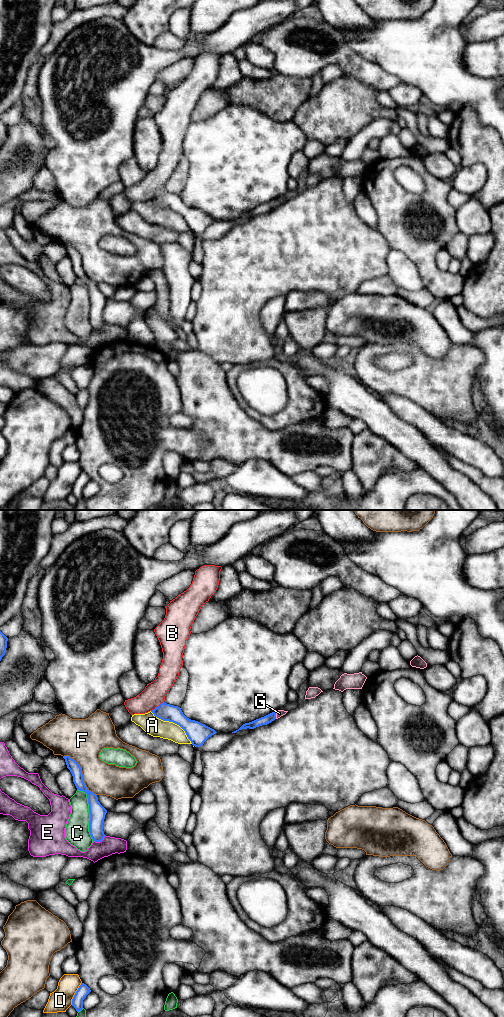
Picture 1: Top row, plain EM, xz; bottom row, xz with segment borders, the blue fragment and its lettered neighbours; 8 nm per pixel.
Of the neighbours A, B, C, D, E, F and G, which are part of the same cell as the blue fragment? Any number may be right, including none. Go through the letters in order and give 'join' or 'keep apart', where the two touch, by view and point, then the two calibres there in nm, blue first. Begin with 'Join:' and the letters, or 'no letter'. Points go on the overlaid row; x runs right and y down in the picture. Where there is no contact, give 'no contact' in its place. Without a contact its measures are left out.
Join: G
A: keep apart; meets blue in xz at (173, 722); 170 nm thick on the blue side, 150 nm on the other
B: keep apart; meets blue in xz at (158, 706); 140 nm thick on the blue side, 180 nm on the other
C: keep apart; meets blue in xz at (89, 813); 130 nm thick on the blue side, 190 nm on the other
D: keep apart; meets blue in xz at (75, 993); 100 nm thick on the blue side, 180 nm on the other
E: keep apart; meets blue in xz at (99, 841); 130 nm thick on the blue side, 140 nm on the other
F: keep apart; meets blue in xz at (82, 774); 90 nm thick on the blue side, 300 nm on the other
G: join; meets blue in xz at (275, 715); 70 nm thick on the blue side, 60 nm on the other

